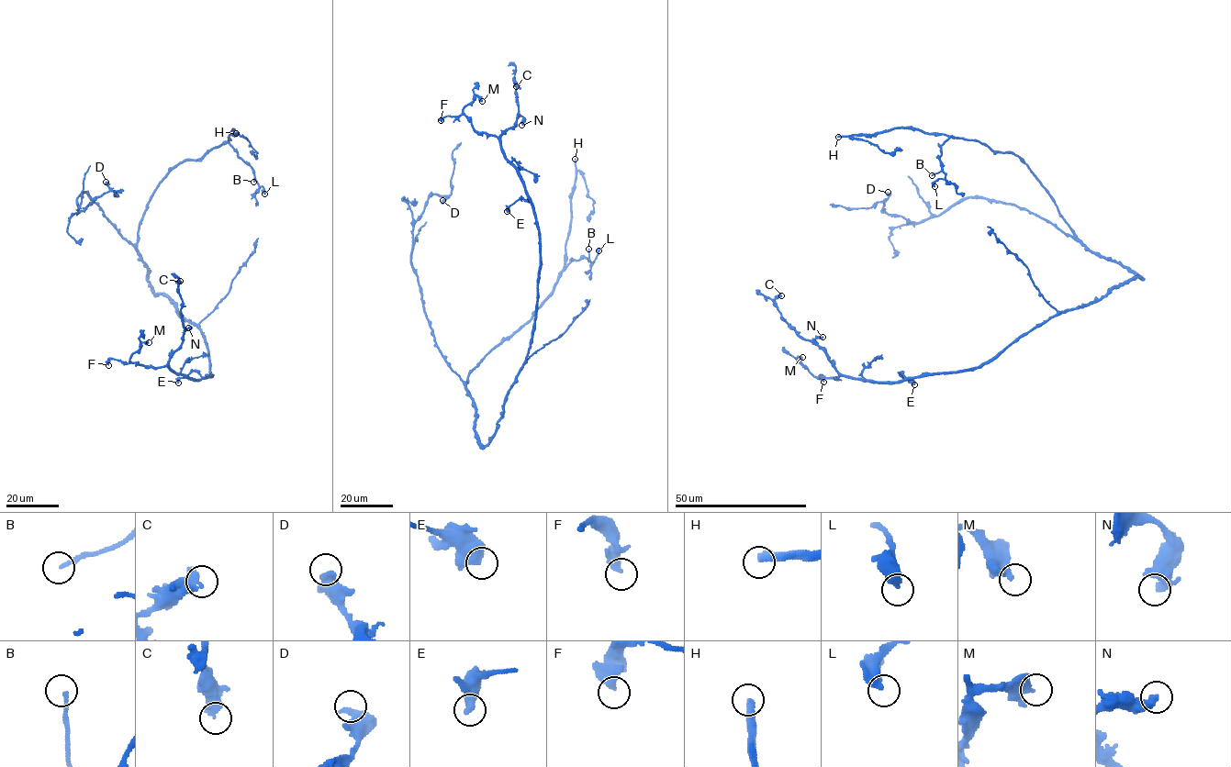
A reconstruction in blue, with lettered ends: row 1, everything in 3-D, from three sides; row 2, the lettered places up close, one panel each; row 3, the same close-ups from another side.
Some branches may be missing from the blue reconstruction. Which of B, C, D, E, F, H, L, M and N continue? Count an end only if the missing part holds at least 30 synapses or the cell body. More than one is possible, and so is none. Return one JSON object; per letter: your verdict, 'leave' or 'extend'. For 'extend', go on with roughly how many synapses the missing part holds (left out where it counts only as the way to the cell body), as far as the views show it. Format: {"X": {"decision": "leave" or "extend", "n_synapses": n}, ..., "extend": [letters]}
{"B": {"decision": "leave"}, "C": {"decision": "leave"}, "D": {"decision": "leave"}, "E": {"decision": "leave"}, "F": {"decision": "leave"}, "H": {"decision": "extend", "n_synapses": 50}, "L": {"decision": "leave"}, "M": {"decision": "leave"}, "N": {"decision": "leave"}, "extend": ["H"]}

